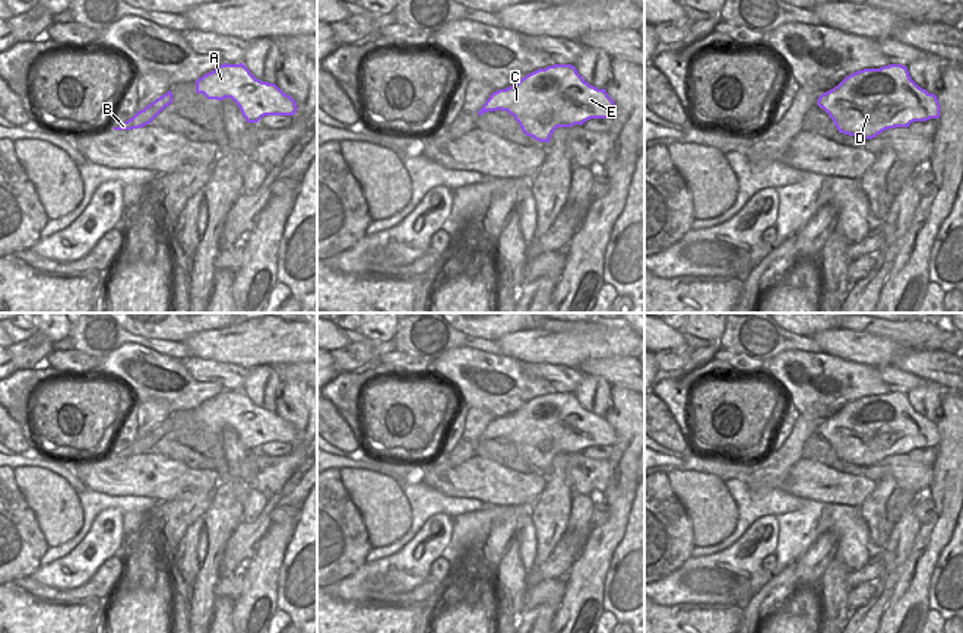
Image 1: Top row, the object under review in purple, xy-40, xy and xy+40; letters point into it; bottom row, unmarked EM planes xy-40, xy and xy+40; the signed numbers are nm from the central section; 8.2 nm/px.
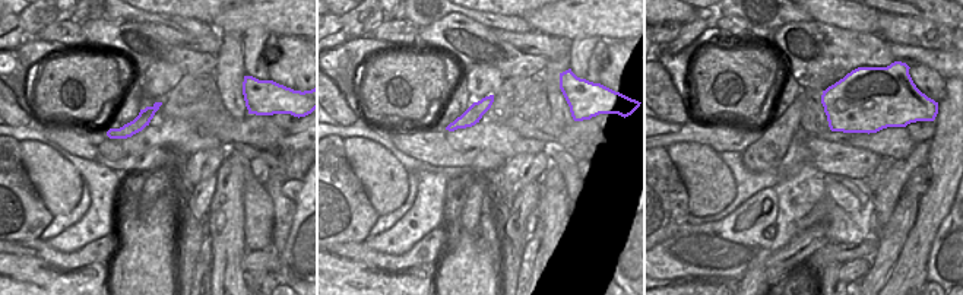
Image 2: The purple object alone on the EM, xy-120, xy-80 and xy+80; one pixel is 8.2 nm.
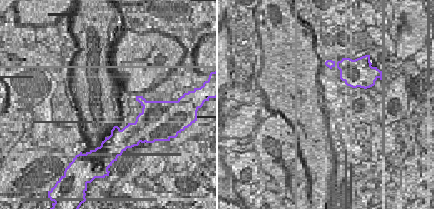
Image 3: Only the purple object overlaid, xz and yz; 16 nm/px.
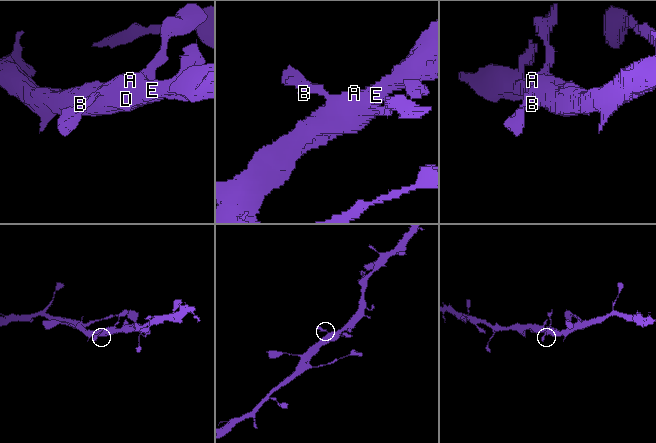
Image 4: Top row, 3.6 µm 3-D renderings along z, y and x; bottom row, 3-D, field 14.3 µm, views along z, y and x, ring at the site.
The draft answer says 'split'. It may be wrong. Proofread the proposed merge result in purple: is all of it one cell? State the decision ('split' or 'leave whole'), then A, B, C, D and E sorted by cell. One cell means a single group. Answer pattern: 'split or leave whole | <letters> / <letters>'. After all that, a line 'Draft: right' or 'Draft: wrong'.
leave whole | A B C D E
Draft: wrong

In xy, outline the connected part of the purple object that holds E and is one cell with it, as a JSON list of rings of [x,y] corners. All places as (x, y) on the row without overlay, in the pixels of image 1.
[[[571,392],[538,396],[517,411],[490,422],[478,443],[507,439],[526,463],[549,469],[557,455],[583,452],[590,446],[614,446],[617,434],[605,417],[598,417]]]

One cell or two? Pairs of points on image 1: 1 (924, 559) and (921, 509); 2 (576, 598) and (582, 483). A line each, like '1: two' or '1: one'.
1: two
2: two

